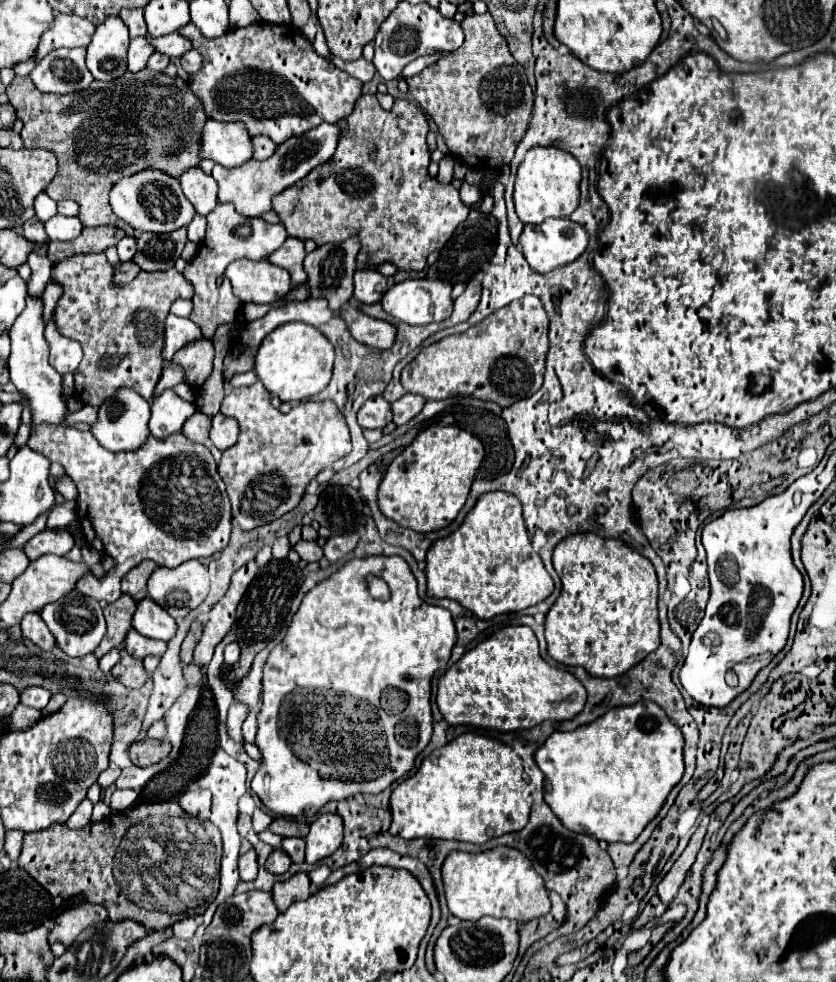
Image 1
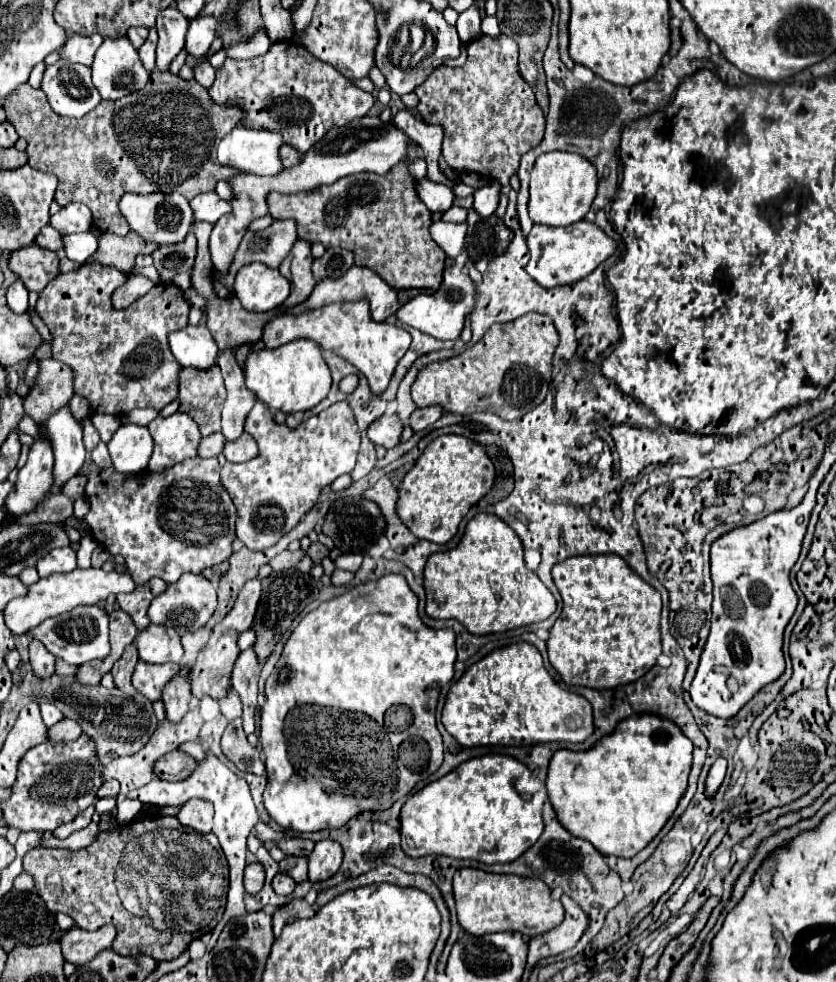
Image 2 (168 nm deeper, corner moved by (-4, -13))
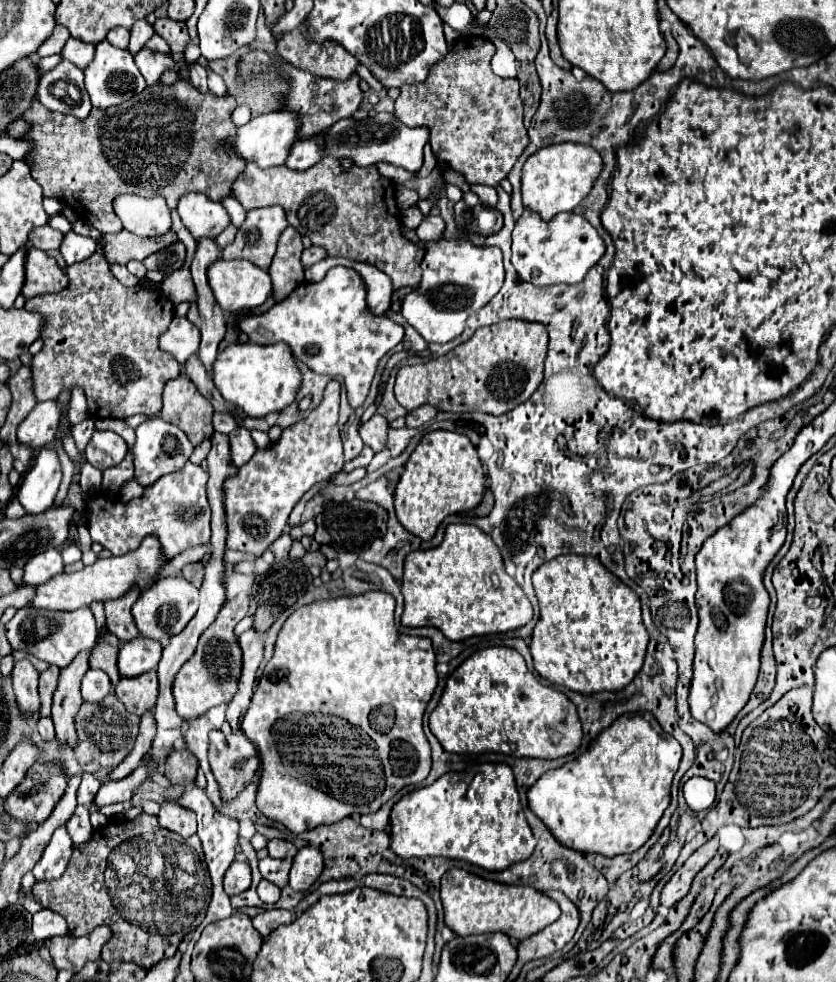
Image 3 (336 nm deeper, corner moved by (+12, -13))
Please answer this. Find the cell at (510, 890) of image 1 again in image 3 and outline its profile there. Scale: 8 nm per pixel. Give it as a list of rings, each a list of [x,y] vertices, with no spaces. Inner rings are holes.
[[[452,867],[444,873],[440,883],[440,899],[444,905],[444,921],[456,935],[476,935],[488,931],[502,931],[510,939],[522,941],[560,917],[560,907],[546,895],[532,887],[504,885],[472,875],[464,869]]]

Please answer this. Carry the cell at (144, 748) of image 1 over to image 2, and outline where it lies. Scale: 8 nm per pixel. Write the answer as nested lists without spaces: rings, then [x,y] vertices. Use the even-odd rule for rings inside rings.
[[[172,751],[156,763],[156,775],[164,781],[188,779],[190,773],[194,773],[194,769],[196,769],[196,759],[182,751]]]

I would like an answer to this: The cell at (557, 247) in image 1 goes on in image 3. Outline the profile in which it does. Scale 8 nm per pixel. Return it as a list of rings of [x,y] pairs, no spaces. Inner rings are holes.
[[[526,209],[512,231],[512,265],[518,275],[532,285],[578,283],[602,255],[604,241],[596,229],[576,213],[560,213],[552,221],[542,221],[538,213]]]

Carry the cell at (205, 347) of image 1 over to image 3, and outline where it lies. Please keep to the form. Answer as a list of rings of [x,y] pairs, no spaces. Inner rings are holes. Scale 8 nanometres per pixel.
[[[182,373],[166,383],[160,417],[168,423],[178,425],[188,435],[192,445],[198,445],[202,439],[214,433],[212,415],[214,407],[190,381],[190,377]]]

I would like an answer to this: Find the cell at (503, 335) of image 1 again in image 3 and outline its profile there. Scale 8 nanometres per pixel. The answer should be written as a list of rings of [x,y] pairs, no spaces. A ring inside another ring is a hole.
[[[508,319],[490,327],[480,327],[466,343],[424,365],[408,365],[398,371],[396,399],[410,411],[406,427],[420,427],[440,411],[480,411],[502,415],[524,403],[540,385],[548,333],[542,323]],[[430,403],[430,405],[424,405]],[[420,405],[420,407],[418,407]],[[414,409],[414,411],[412,411]]]

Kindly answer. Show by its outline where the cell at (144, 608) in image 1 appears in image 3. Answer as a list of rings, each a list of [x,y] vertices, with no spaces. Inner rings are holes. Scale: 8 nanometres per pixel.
[[[136,637],[120,647],[118,669],[122,677],[136,677],[140,673],[156,669],[162,657],[162,645],[148,637]]]

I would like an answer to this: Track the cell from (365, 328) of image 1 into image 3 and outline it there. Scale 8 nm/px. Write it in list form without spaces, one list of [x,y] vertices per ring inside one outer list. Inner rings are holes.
[[[334,267],[320,283],[302,283],[286,301],[276,303],[266,313],[242,319],[240,329],[258,345],[288,343],[294,357],[316,373],[344,377],[348,403],[360,407],[368,395],[378,361],[404,337],[404,329],[398,323],[368,311],[364,293],[364,283],[352,269]]]

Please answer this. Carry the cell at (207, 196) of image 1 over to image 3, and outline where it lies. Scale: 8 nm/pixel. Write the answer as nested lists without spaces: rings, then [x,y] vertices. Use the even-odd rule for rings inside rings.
[[[186,193],[178,201],[178,215],[190,229],[194,239],[218,237],[230,225],[230,217],[220,201],[212,201],[204,193]]]

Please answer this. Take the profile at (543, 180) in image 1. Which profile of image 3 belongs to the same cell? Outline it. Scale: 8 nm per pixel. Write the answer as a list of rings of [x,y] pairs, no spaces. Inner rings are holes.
[[[560,143],[552,147],[542,147],[530,155],[522,169],[522,205],[530,211],[536,211],[544,221],[550,221],[554,215],[572,211],[592,189],[598,173],[602,169],[602,159],[588,145]]]

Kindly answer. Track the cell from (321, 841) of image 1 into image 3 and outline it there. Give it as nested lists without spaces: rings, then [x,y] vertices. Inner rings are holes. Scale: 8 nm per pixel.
[[[302,847],[292,863],[290,869],[290,887],[294,891],[308,891],[316,879],[320,877],[324,869],[324,861],[322,861],[322,853],[316,847]]]

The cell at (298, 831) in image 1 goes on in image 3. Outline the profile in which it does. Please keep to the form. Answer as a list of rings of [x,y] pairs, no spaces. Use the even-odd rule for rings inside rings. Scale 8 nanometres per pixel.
[[[272,839],[272,841],[268,841],[268,851],[270,851],[272,857],[280,857],[280,859],[288,857],[288,859],[292,859],[292,857],[296,855],[298,849],[296,849],[294,843],[290,843],[290,841],[284,841],[284,839]]]

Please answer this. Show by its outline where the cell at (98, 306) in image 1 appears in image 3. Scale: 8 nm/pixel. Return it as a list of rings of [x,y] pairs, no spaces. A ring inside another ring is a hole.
[[[100,251],[92,253],[88,259],[66,267],[68,287],[58,293],[38,295],[26,301],[24,309],[42,315],[44,347],[34,355],[34,393],[40,401],[56,399],[62,391],[72,391],[80,387],[88,401],[88,415],[96,419],[124,419],[134,413],[144,413],[154,417],[162,409],[162,389],[166,381],[180,375],[180,365],[174,357],[158,349],[158,337],[168,329],[174,317],[174,305],[164,299],[160,289],[154,287],[122,287],[122,283],[112,275],[108,261]]]

